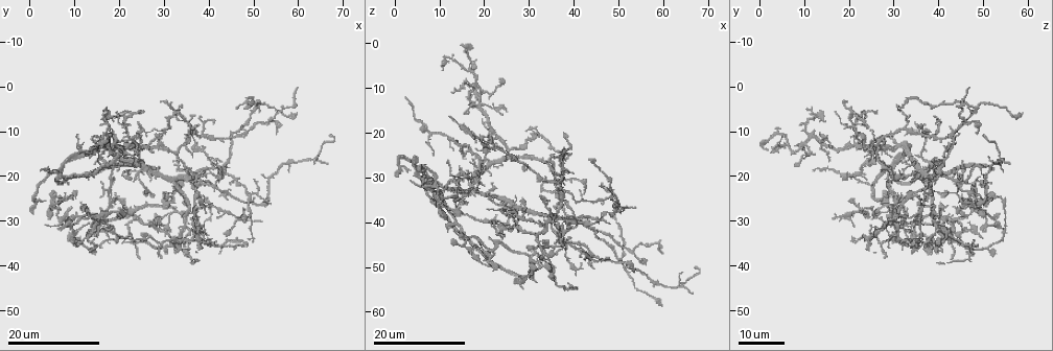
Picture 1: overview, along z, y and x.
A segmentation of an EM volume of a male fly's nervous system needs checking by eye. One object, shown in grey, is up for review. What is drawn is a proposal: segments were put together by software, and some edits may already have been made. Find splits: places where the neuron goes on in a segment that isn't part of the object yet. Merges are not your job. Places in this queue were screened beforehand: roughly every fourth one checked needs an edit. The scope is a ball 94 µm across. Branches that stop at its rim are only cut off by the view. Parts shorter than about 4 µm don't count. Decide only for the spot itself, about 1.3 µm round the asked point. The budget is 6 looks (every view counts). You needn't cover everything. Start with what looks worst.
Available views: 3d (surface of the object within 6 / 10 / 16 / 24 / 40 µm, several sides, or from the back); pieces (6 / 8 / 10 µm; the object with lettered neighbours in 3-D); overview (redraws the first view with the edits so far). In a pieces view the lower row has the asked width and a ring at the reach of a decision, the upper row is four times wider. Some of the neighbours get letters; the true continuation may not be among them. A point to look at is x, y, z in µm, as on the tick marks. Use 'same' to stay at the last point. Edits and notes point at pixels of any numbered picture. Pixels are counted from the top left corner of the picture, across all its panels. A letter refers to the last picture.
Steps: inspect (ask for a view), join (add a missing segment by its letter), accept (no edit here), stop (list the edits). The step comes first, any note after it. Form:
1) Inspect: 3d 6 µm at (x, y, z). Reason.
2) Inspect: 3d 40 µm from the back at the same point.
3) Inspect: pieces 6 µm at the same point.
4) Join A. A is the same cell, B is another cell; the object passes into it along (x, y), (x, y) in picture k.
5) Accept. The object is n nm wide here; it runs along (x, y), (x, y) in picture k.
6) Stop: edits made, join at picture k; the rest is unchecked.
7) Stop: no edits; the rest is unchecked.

Inspect: 3d 24 µm at (67.5, 10.5, 50.0). Long arm stops here.

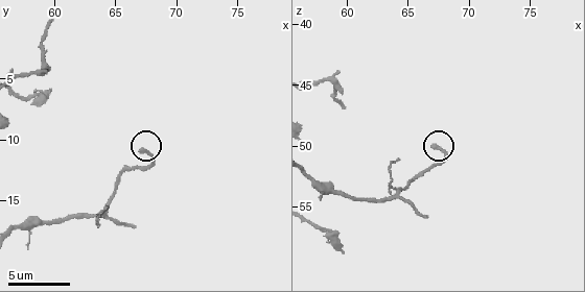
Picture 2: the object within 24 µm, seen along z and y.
Inspect: pieces 6 µm at (67.0, 11.0, 50.0).

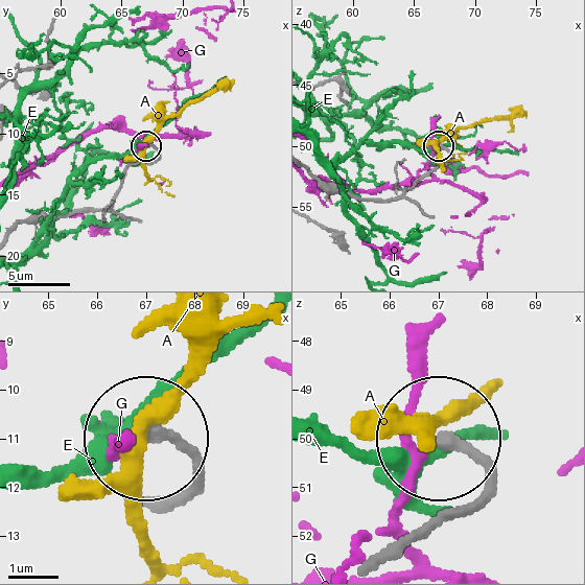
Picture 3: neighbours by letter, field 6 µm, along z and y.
Accept. A, E and G are other cells; no lettered segment goes on from it.

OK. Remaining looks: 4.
Inspect: 3d 24 µm at (15.5, 16.5, 15.0). An open end.

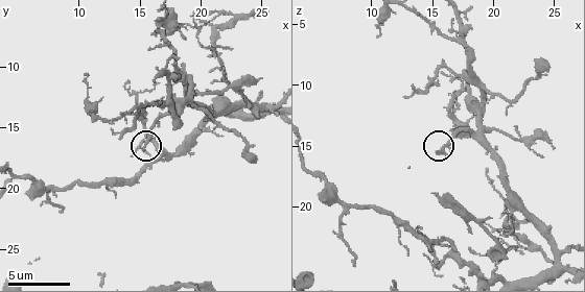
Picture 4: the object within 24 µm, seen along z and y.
Inspect: pieces 8 µm at (15.6, 16.4, 15.4). See the neighbours.

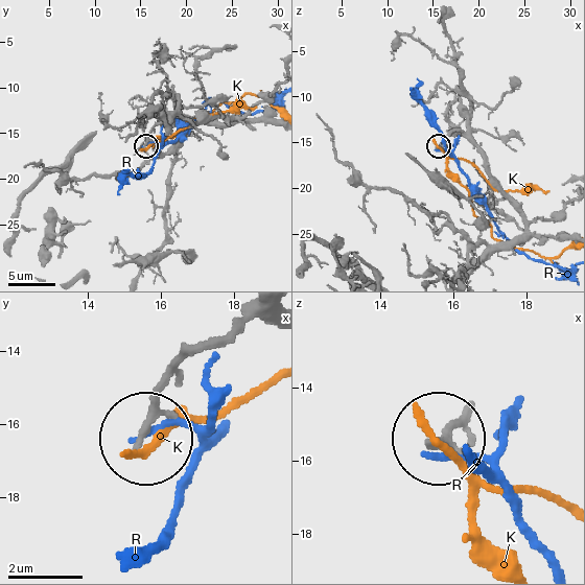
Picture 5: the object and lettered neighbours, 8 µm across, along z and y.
Accept. The object is 190 nm wide here; K and R are other cells; it runs along (268, 321), (240, 321), (193, 349), (162, 387), (146, 429) in picture 5; no lettered segment goes on from it.

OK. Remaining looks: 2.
Inspect: 3d 16 µm at (34.0, 3.5, 31.0). Free end.

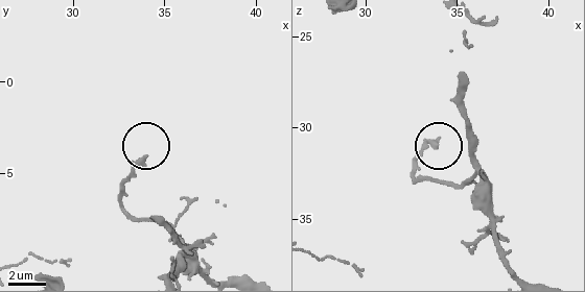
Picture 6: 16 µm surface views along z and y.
Inspect: pieces 6 µm at (33.9, 4.3, 30.9). What lies round it.

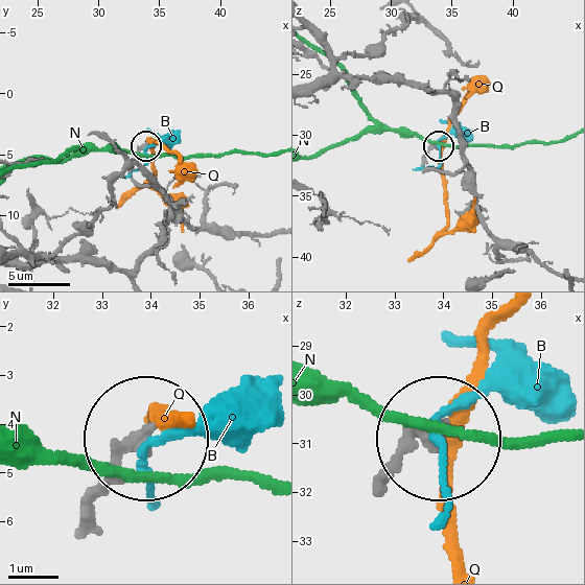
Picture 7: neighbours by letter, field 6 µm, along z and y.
Accept. B, N and Q are other cells; no lettered segment goes on from it.

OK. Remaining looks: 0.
Stop: no edits; the rest is unchecked.

